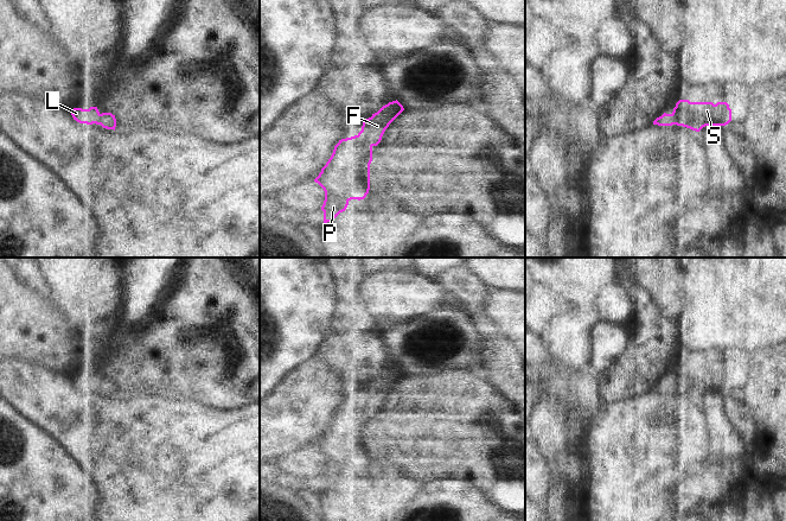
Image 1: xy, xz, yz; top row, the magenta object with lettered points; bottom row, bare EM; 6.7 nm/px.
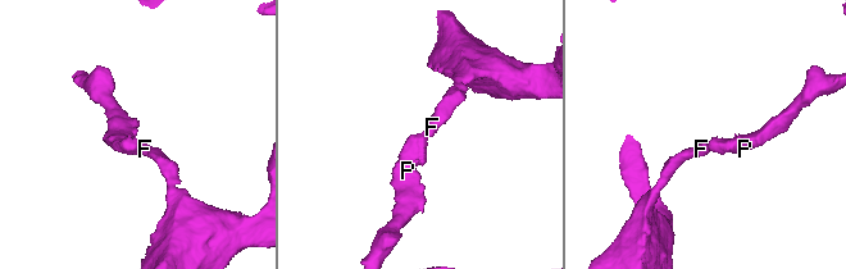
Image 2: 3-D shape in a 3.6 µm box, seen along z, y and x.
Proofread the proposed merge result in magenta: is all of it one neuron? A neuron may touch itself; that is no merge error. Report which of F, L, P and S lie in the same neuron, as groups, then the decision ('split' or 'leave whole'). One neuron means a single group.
groups F L P S; leave whole

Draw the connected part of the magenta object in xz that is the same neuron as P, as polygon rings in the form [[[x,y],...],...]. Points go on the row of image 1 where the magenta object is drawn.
[[[396,100],[383,106],[363,122],[362,131],[341,139],[319,176],[314,179],[325,191],[324,224],[346,210],[351,199],[364,199],[370,190],[372,147],[377,146],[389,125],[404,110]]]

